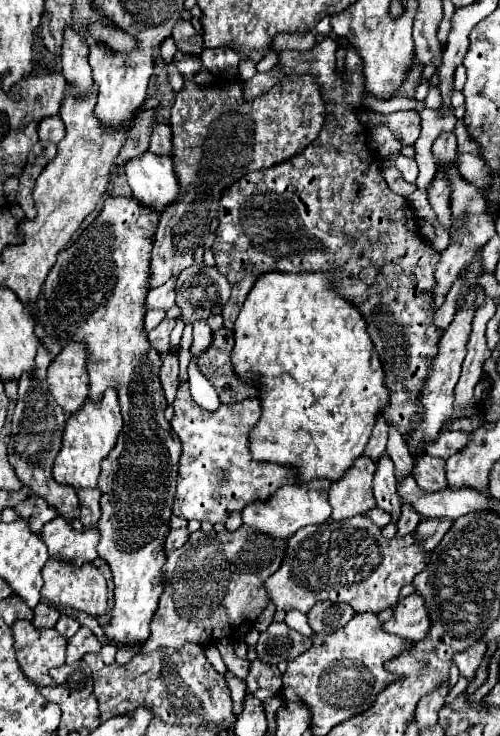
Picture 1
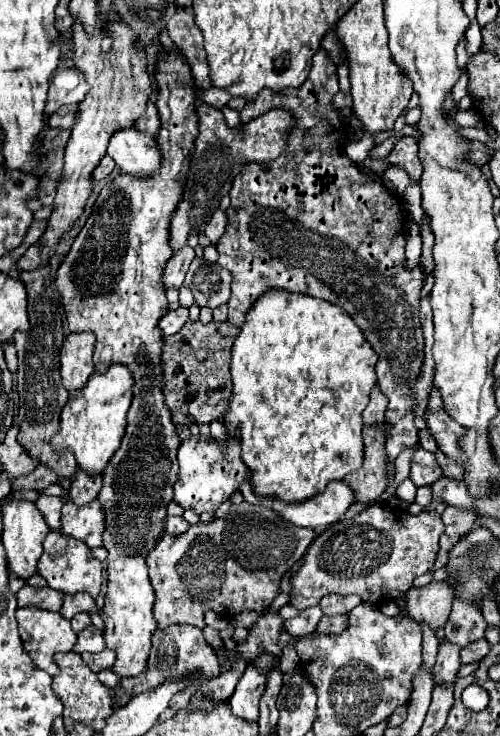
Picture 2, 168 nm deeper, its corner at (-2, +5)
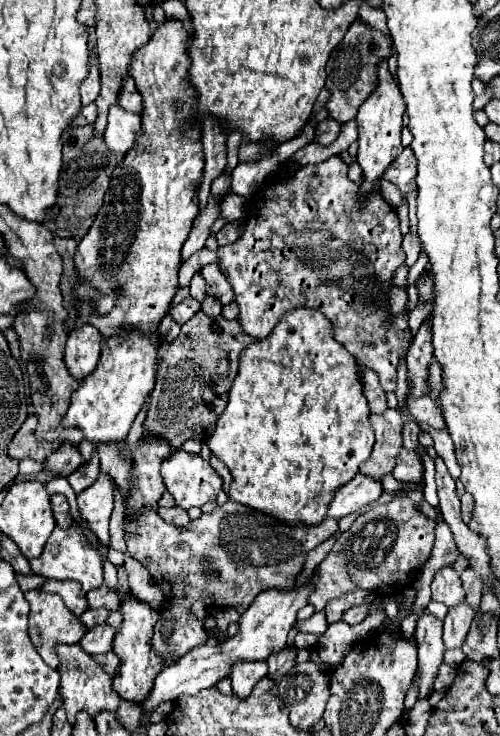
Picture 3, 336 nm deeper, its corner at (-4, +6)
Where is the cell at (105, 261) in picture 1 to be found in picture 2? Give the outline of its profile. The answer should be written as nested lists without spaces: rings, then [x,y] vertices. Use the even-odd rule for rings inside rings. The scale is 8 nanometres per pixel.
[[[161,49],[155,61],[155,81],[159,89],[155,105],[161,119],[155,141],[163,157],[163,167],[155,177],[127,177],[127,173],[121,173],[101,189],[93,213],[75,237],[55,279],[63,297],[69,329],[93,331],[97,337],[93,355],[95,369],[107,371],[109,365],[123,363],[135,377],[133,403],[127,413],[129,425],[121,447],[101,473],[103,487],[97,497],[107,517],[103,547],[109,551],[109,583],[101,619],[105,621],[105,643],[117,653],[113,673],[119,677],[139,675],[147,667],[151,635],[157,629],[157,621],[151,611],[155,593],[147,575],[145,557],[165,531],[167,503],[173,501],[173,483],[179,471],[177,449],[181,445],[161,393],[163,333],[159,319],[169,309],[161,277],[167,261],[173,257],[169,245],[171,213],[175,213],[175,205],[179,197],[183,197],[191,149],[195,149],[195,133],[199,133],[199,119],[195,113],[197,99],[191,67],[181,53]]]

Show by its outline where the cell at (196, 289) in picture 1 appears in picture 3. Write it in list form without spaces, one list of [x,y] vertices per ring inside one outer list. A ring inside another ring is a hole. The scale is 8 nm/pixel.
[[[207,264],[201,268],[201,276],[205,278],[207,286],[205,292],[207,296],[213,296],[215,300],[219,300],[221,304],[231,304],[235,300],[233,290],[229,288],[229,282],[225,278],[225,274],[219,270],[217,264]]]

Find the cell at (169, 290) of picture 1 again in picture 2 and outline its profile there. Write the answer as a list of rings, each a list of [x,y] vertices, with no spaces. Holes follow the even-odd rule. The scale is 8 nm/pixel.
[[[185,245],[183,249],[179,249],[179,253],[175,253],[175,255],[169,259],[169,263],[167,263],[167,267],[165,267],[165,275],[163,275],[163,285],[165,285],[165,289],[169,289],[169,287],[177,287],[177,289],[179,289],[179,287],[183,285],[185,273],[187,273],[189,263],[193,261],[193,257],[195,257],[193,247]]]

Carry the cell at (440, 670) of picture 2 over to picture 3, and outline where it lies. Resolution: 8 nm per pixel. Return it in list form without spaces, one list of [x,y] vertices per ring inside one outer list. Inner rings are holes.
[[[461,602],[457,608],[451,608],[443,620],[445,648],[449,648],[449,650],[461,648],[471,622],[473,622],[473,612],[469,612],[469,608],[465,608],[465,602]]]

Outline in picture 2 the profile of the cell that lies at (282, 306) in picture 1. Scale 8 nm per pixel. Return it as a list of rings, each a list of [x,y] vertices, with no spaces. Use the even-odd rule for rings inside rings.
[[[277,289],[263,293],[255,301],[233,345],[233,389],[229,409],[223,415],[227,433],[235,437],[239,431],[241,459],[251,471],[249,483],[255,495],[303,503],[321,493],[327,483],[339,481],[361,467],[365,451],[361,413],[377,383],[375,363],[377,355],[371,351],[361,329],[337,305]]]

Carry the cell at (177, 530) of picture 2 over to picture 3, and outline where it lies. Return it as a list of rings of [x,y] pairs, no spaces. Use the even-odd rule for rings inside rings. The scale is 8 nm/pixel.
[[[159,508],[159,516],[165,520],[165,522],[169,522],[169,524],[173,524],[173,526],[187,526],[189,524],[189,516],[187,516],[187,512],[185,510],[181,510],[181,508]]]

